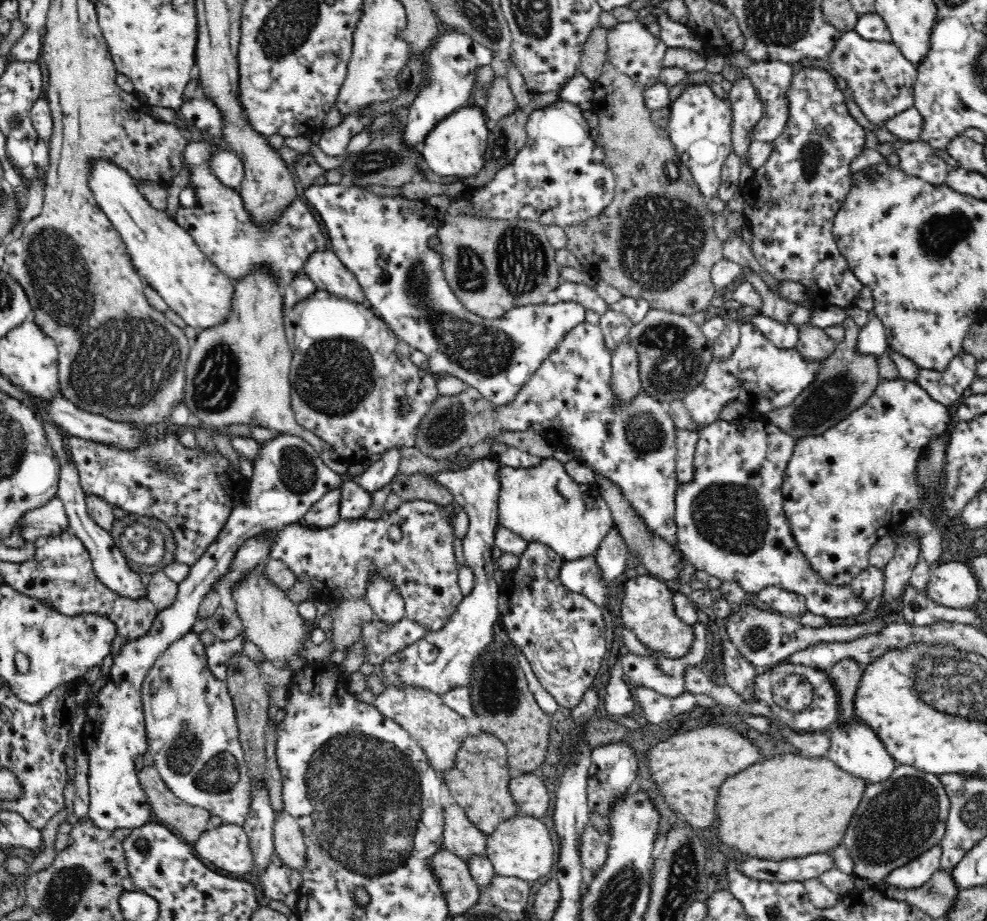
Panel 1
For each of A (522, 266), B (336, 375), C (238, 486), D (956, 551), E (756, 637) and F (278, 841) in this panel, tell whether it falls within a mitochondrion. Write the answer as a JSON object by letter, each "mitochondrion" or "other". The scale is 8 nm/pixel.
{"A":"mitochondrion","B":"mitochondrion","C":"other","D":"other","E":"mitochondrion","F":"other"}

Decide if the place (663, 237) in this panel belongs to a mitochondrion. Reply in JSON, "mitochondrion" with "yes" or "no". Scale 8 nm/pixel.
{"mitochondrion":"yes"}

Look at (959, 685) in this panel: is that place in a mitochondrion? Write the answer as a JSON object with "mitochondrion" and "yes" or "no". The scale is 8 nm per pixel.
{"mitochondrion":"yes"}

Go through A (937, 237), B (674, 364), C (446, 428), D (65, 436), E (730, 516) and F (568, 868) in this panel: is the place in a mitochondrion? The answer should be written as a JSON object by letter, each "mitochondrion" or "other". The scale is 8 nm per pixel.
{"A":"mitochondrion","B":"mitochondrion","C":"mitochondrion","D":"other","E":"mitochondrion","F":"other"}

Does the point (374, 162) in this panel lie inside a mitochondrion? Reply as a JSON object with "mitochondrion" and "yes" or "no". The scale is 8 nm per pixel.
{"mitochondrion":"yes"}

